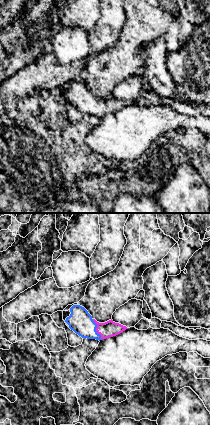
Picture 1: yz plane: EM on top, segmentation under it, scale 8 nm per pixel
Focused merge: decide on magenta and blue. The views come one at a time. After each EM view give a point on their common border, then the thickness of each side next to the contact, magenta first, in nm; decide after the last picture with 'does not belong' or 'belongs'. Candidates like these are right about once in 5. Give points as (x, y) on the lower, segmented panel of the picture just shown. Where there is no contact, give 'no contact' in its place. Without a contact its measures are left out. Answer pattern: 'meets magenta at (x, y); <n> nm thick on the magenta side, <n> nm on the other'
meets magenta at (96, 329); 130 nm thick on the magenta side, 190 nm on the other

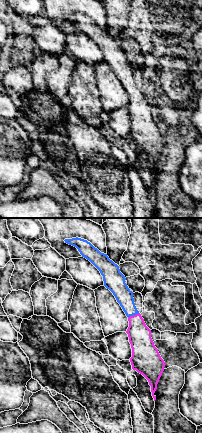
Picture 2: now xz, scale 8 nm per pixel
meets magenta at (133, 315); 180 nm thick on the magenta side, 140 nm on the other

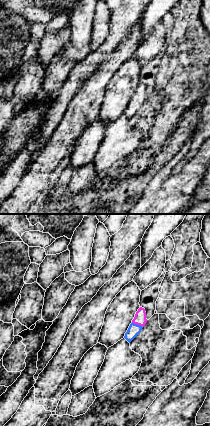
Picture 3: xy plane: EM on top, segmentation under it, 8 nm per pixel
meets magenta at (138, 324); 100 nm thick on the magenta side, 90 nm on the other

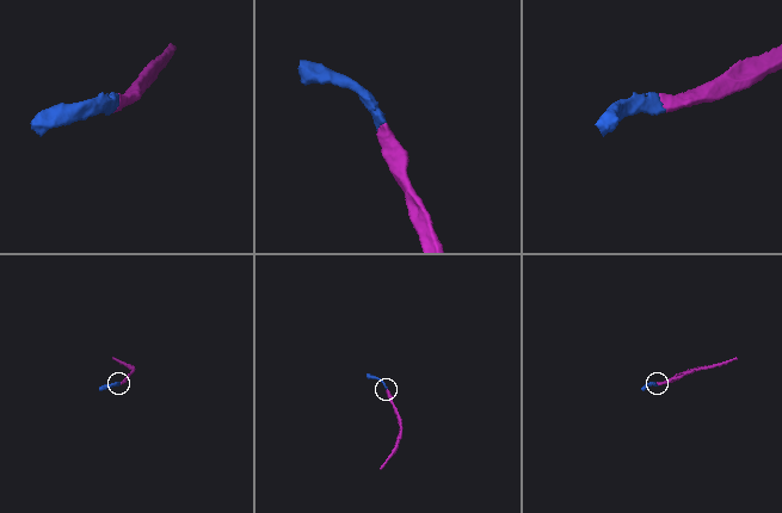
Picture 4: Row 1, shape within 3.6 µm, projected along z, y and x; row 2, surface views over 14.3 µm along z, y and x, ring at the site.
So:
belongs

